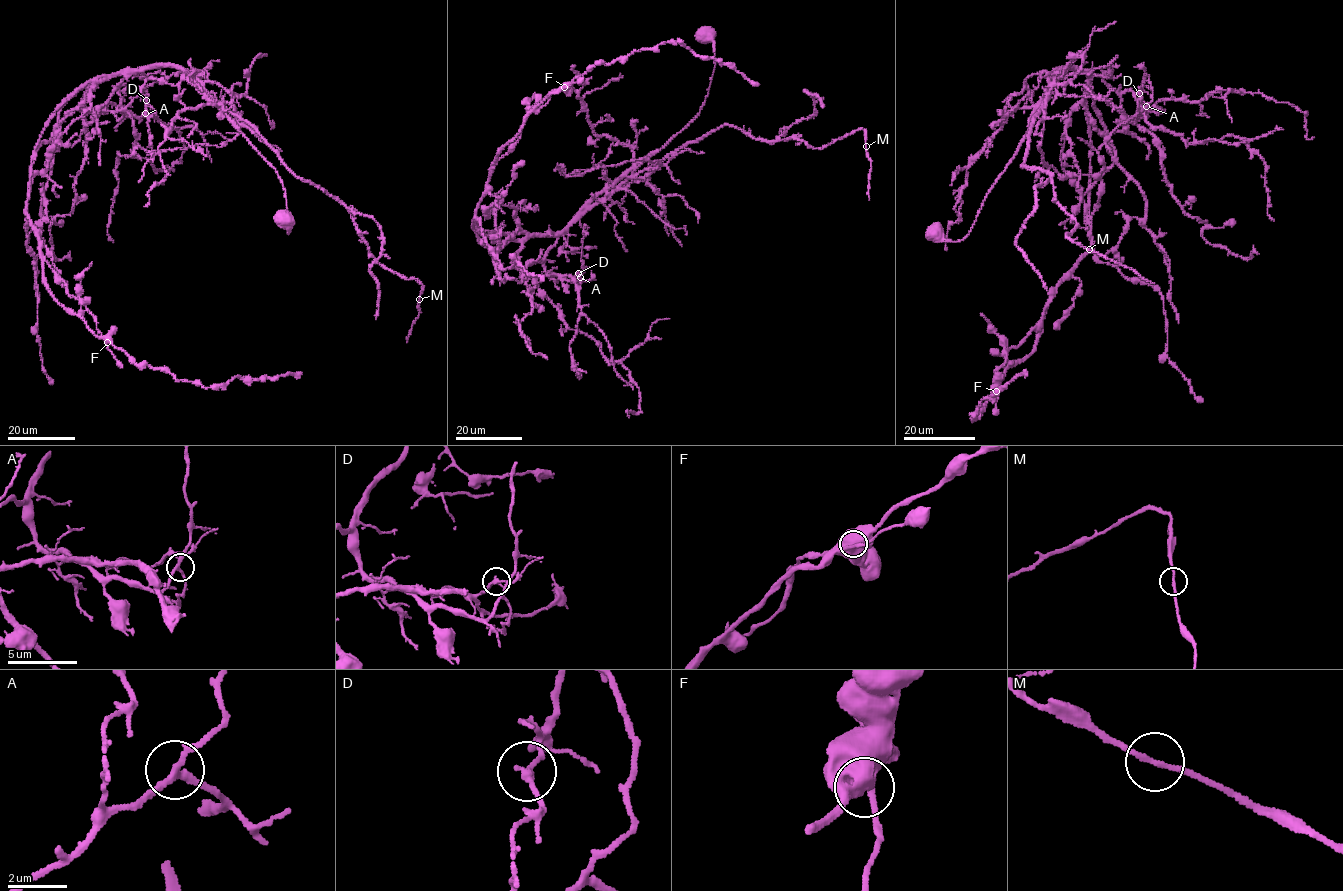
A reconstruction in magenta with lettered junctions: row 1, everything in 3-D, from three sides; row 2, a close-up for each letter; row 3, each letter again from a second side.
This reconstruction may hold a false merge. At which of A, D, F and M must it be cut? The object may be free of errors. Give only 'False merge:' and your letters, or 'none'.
False merge: D

